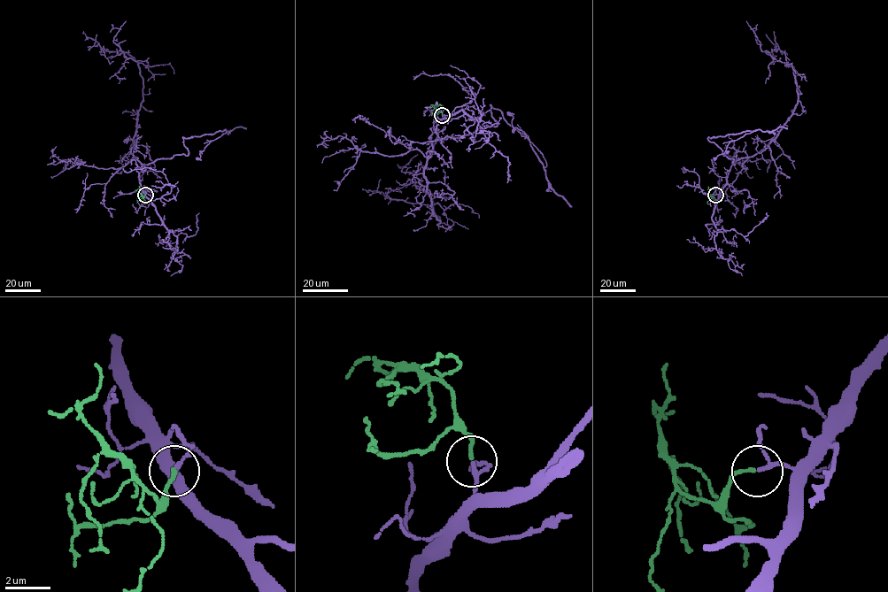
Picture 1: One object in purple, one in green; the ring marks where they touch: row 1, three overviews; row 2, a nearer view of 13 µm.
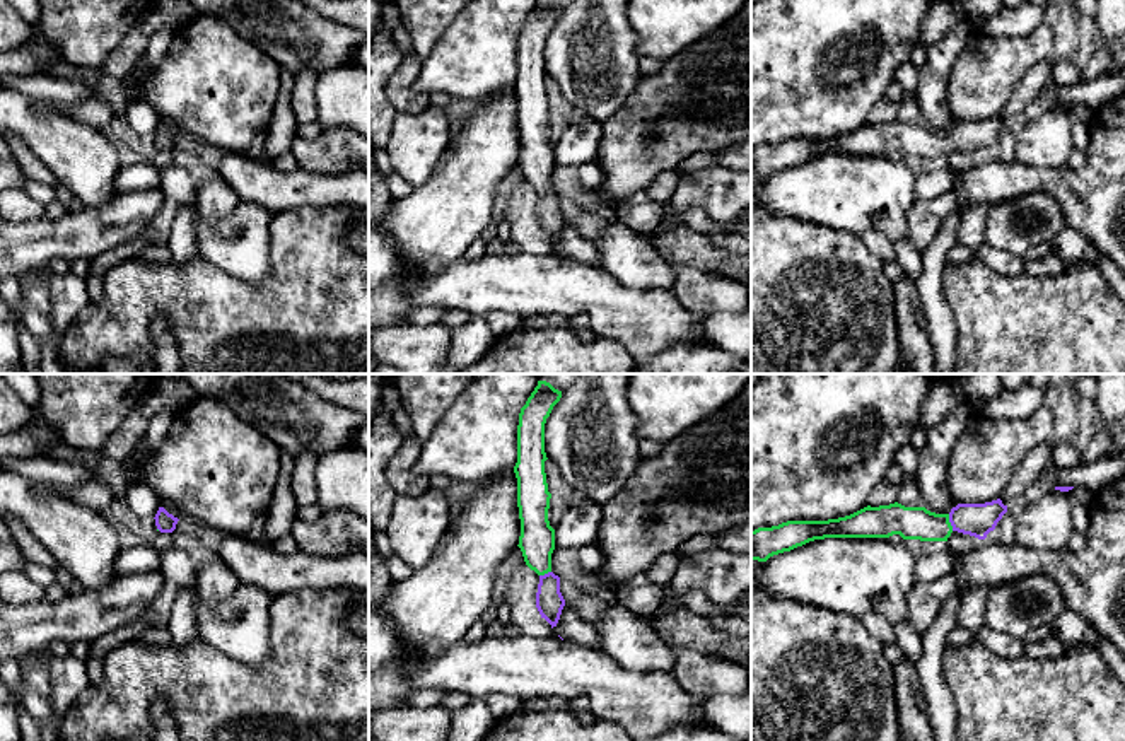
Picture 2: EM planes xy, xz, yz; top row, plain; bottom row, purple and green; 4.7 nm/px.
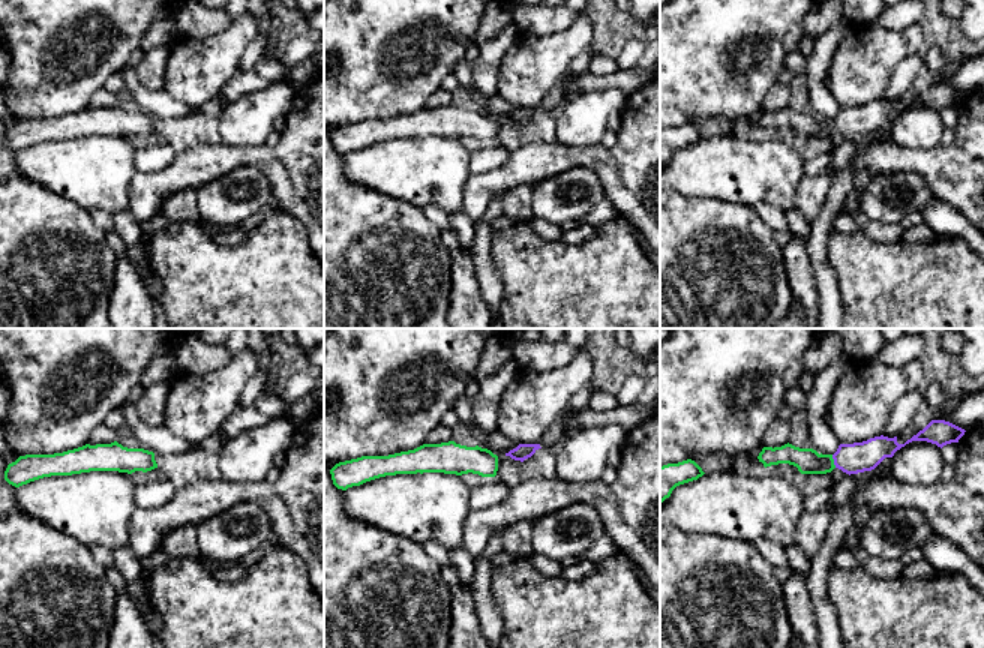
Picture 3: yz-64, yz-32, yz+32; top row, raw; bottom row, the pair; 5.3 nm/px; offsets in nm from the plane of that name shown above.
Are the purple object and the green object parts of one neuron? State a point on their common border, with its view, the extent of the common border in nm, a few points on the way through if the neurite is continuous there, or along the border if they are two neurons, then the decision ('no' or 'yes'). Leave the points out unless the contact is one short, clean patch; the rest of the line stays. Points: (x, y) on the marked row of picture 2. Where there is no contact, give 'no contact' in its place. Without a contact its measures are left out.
contact yz (950, 521); length 80 nm; way yz (977, 519), (950, 521), (912, 523); yes

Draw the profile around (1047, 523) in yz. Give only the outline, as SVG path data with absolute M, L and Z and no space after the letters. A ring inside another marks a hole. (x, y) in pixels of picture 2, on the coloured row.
M1074 487L1069 492L1050 490L1040 499L1033 500L1023 512L1016 516L1014 541L1031 550L1064 550L1074 533L1072 512L1077 505L1091 505L1094 493L1086 487Z

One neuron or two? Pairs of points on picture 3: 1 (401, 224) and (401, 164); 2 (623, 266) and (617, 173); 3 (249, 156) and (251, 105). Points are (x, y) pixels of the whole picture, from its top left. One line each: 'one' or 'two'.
1: two
2: two
3: two

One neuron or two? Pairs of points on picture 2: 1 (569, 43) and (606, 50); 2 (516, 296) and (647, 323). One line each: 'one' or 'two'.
1: one
2: one

